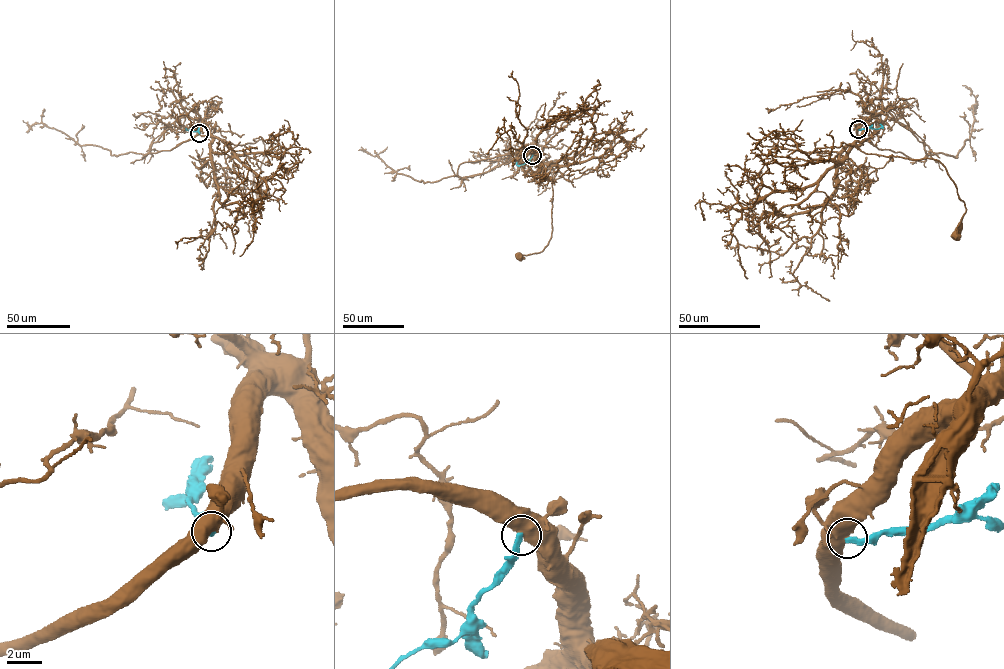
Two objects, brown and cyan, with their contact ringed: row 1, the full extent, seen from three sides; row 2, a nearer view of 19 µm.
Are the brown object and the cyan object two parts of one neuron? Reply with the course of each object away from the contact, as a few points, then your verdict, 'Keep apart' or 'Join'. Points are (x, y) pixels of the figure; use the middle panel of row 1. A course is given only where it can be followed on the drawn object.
Course of brown: (532, 155), (538, 164), (550, 165), (554, 175), (551, 237), (541, 251), (519, 256). Course of cyan: (532, 155), (523, 164), (517, 165), (516, 162). Keep apart

